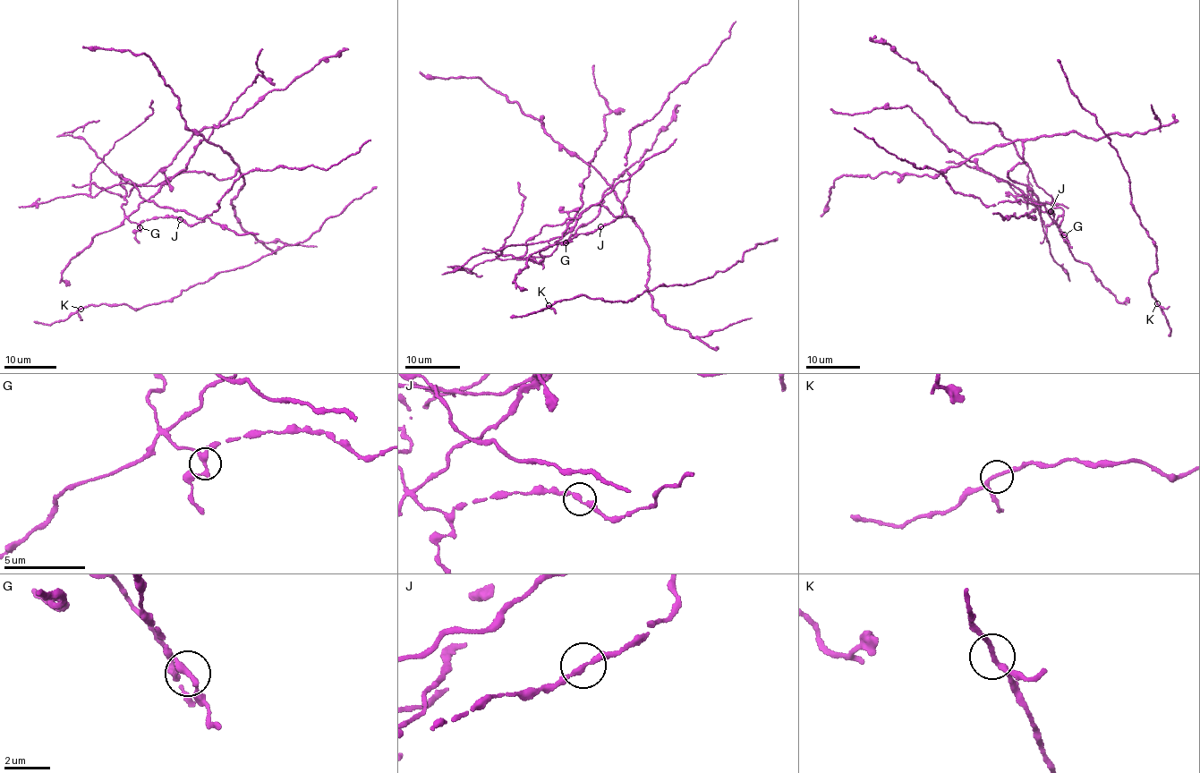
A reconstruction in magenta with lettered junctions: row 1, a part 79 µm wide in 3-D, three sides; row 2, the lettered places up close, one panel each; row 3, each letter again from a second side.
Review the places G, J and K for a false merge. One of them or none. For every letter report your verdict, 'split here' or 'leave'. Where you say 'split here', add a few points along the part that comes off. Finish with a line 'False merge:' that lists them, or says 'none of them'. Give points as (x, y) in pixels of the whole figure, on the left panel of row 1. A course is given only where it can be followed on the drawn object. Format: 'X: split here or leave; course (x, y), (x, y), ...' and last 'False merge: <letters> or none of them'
G: split here; course (140, 227), (129, 216), (179, 173), (225, 180), (238, 167), (187, 126), (148, 56), (83, 47)
J: leave
K: leave
False merge: G

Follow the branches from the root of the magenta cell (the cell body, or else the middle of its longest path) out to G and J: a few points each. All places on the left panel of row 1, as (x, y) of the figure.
G: (105, 232), (115, 228), (126, 218), (135, 222), (140, 227)
J: (105, 232), (115, 228), (126, 218), (138, 223), (159, 217), (180, 218)

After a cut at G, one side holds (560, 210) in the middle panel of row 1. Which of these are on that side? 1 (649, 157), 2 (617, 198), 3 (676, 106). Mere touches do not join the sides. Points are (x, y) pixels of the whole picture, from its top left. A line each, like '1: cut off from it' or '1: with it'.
1: with it
2: with it
3: with it

